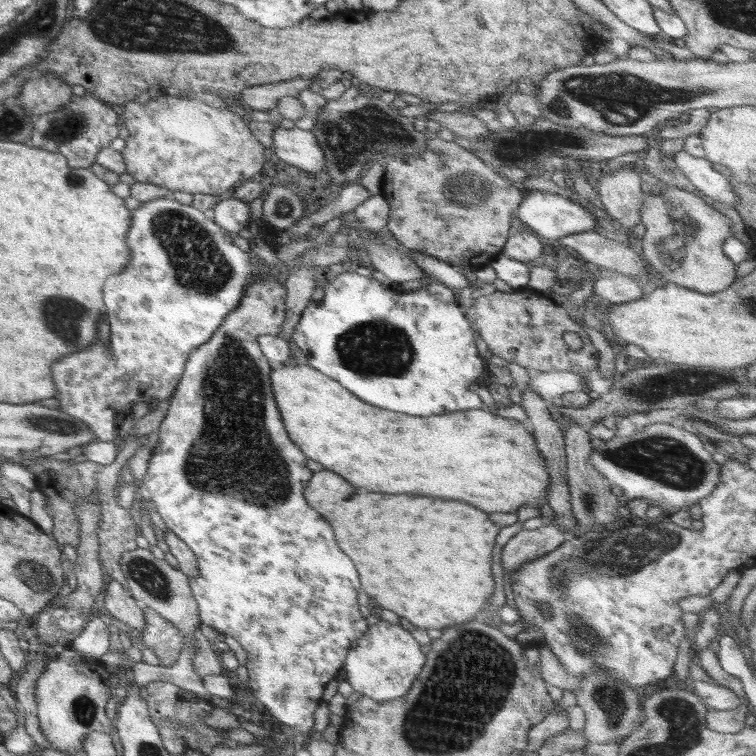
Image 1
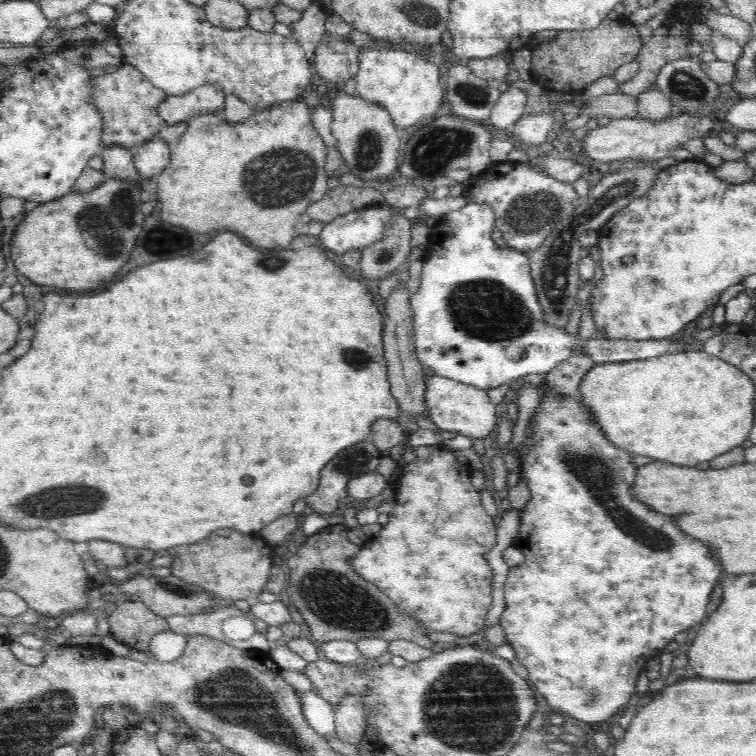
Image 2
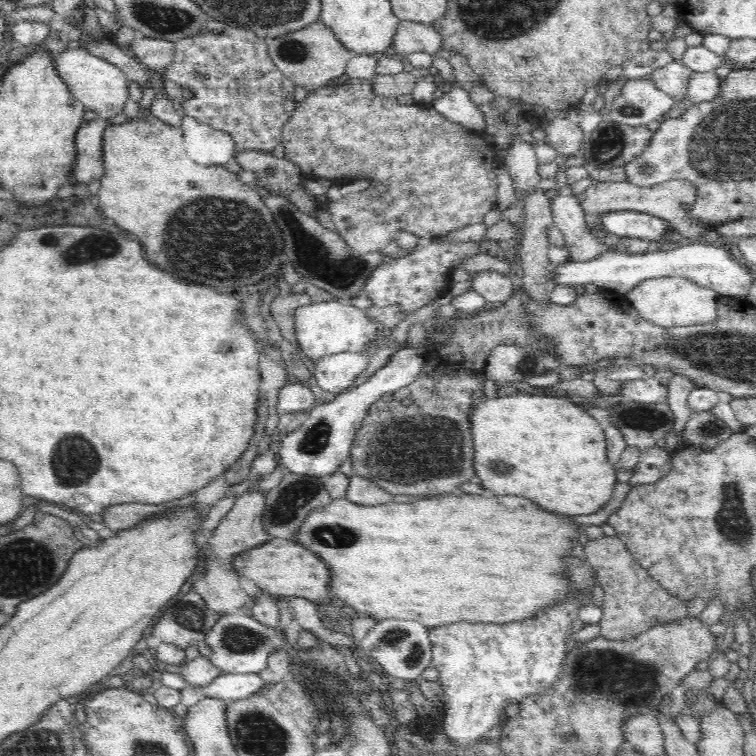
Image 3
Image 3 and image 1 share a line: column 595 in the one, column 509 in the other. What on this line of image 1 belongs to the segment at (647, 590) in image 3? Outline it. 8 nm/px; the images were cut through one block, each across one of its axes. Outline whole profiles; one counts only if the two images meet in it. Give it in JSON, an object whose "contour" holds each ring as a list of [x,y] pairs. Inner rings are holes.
{"contour":[[[547,521],[540,528],[521,530],[502,548],[502,566],[506,574],[512,574],[522,563],[558,548],[566,541],[568,534],[559,529],[558,524]]]}

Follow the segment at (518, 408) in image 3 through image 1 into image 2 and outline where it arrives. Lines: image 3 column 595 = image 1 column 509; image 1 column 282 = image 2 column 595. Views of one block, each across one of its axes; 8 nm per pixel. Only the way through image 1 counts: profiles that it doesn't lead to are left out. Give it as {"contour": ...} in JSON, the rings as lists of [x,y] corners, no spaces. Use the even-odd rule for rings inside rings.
{"contour":[[[700,349],[674,351],[654,358],[595,365],[579,386],[581,401],[606,438],[628,452],[656,460],[696,466],[740,446],[754,424],[755,384],[726,360]]]}

